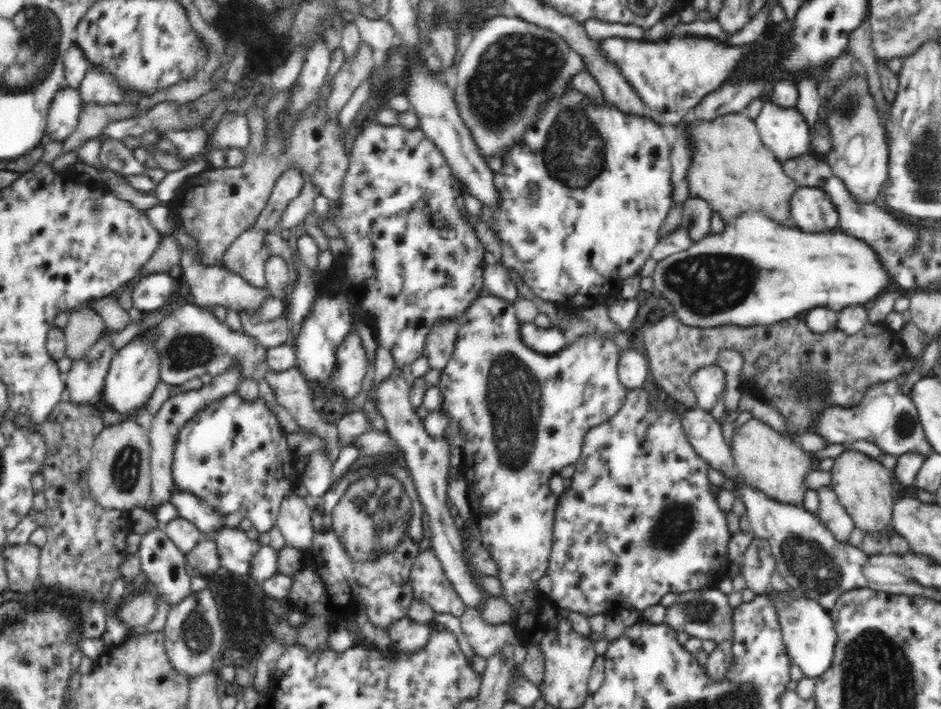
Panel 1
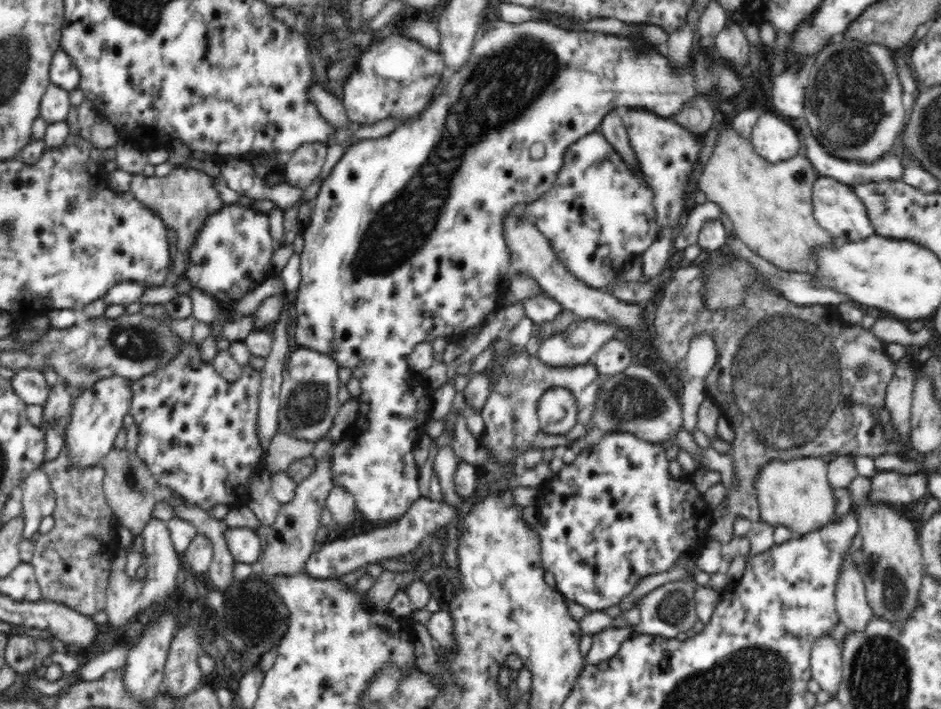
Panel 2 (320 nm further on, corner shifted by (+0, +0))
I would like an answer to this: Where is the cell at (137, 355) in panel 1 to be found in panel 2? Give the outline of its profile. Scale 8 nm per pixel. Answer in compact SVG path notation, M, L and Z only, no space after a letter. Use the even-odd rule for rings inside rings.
M120 375L98 380L92 388L84 389L80 396L74 398L64 429L64 447L68 449L68 457L74 467L81 469L101 464L104 456L113 449L116 434L122 428L122 420L129 413L131 400L131 379Z

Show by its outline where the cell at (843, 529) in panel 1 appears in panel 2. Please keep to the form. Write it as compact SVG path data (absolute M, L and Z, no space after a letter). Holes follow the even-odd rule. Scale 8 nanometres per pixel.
M850 555L844 559L840 578L837 580L835 603L839 620L851 632L860 632L865 629L867 622L872 618L873 610L868 605L866 587Z

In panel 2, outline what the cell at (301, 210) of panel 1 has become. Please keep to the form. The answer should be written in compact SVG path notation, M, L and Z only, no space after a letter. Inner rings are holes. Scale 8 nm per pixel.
M223 204L204 220L202 228L194 236L194 242L188 248L188 262L184 276L192 288L202 290L213 298L229 303L240 301L247 292L254 290L262 280L273 274L270 257L275 249L266 213L234 204Z

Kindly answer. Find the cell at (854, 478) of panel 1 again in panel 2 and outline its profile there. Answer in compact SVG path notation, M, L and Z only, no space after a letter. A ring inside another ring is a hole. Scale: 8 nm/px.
M858 475L847 488L852 496L852 508L857 510L860 522L863 563L858 565L858 570L866 587L866 598L873 610L872 614L894 623L907 621L908 614L916 608L921 580L925 575L919 530L914 530L914 523L902 518L890 506L884 506L884 502L880 506L869 506L870 478Z

